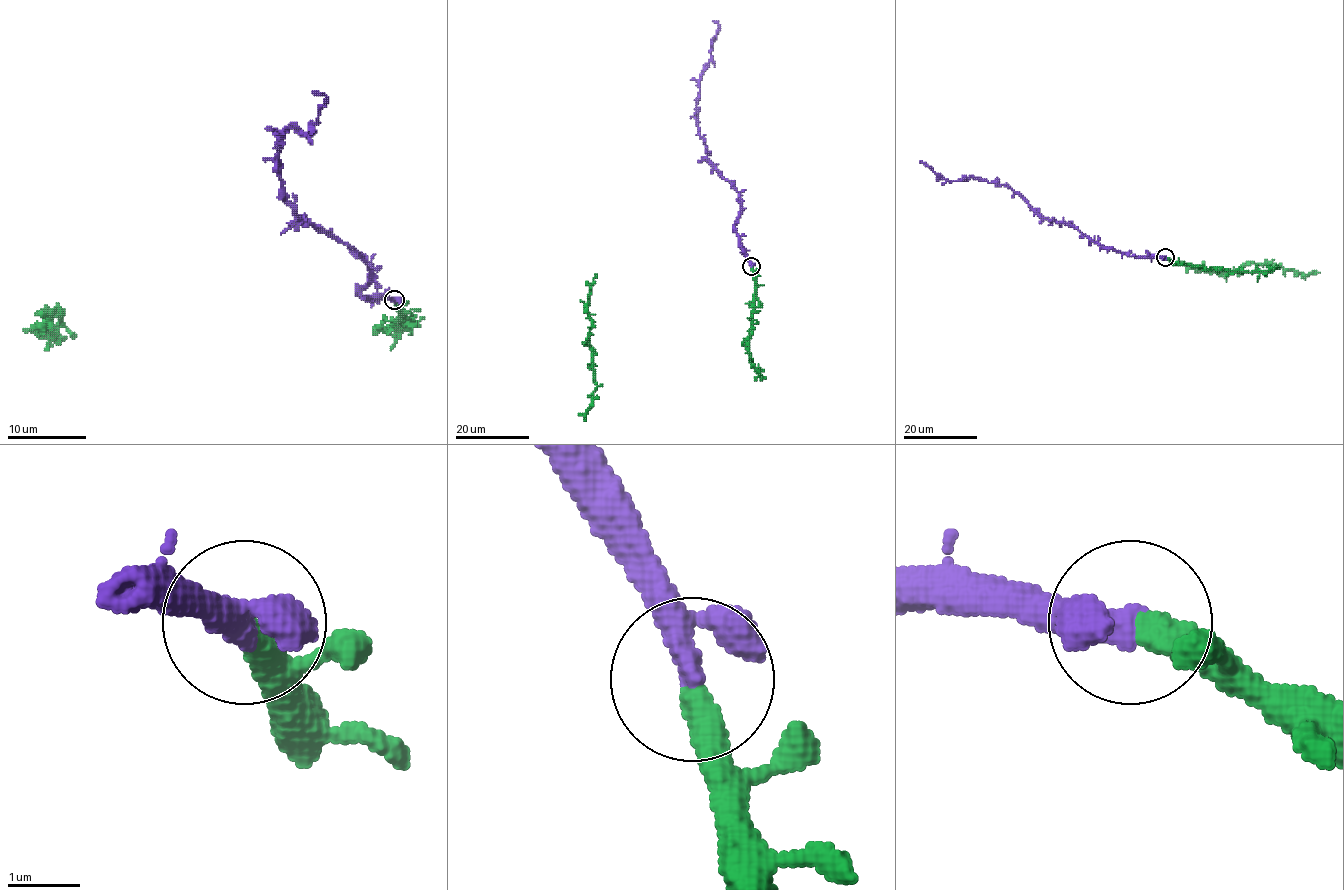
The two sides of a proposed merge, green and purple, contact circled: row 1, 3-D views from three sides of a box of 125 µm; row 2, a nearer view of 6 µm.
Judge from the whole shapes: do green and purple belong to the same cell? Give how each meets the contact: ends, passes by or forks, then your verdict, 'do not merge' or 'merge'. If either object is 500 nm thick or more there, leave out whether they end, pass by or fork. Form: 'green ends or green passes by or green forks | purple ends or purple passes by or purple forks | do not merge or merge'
green ends | purple passes by | merge

